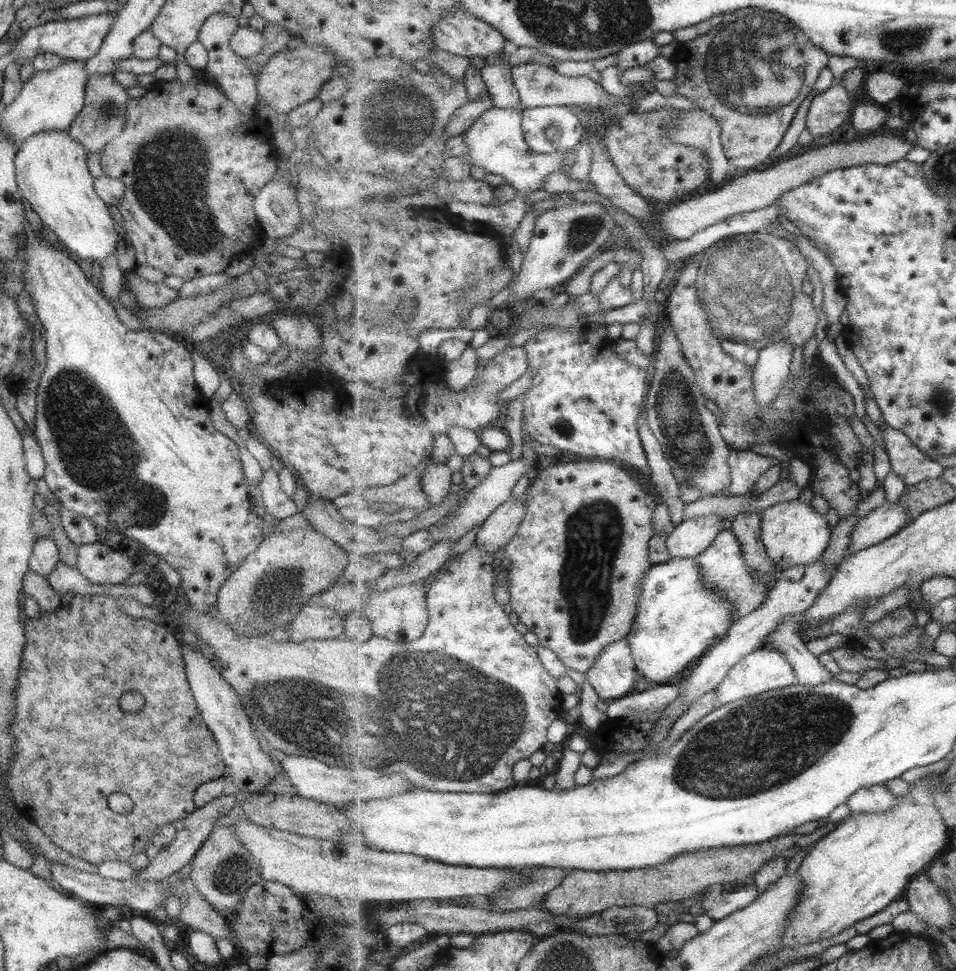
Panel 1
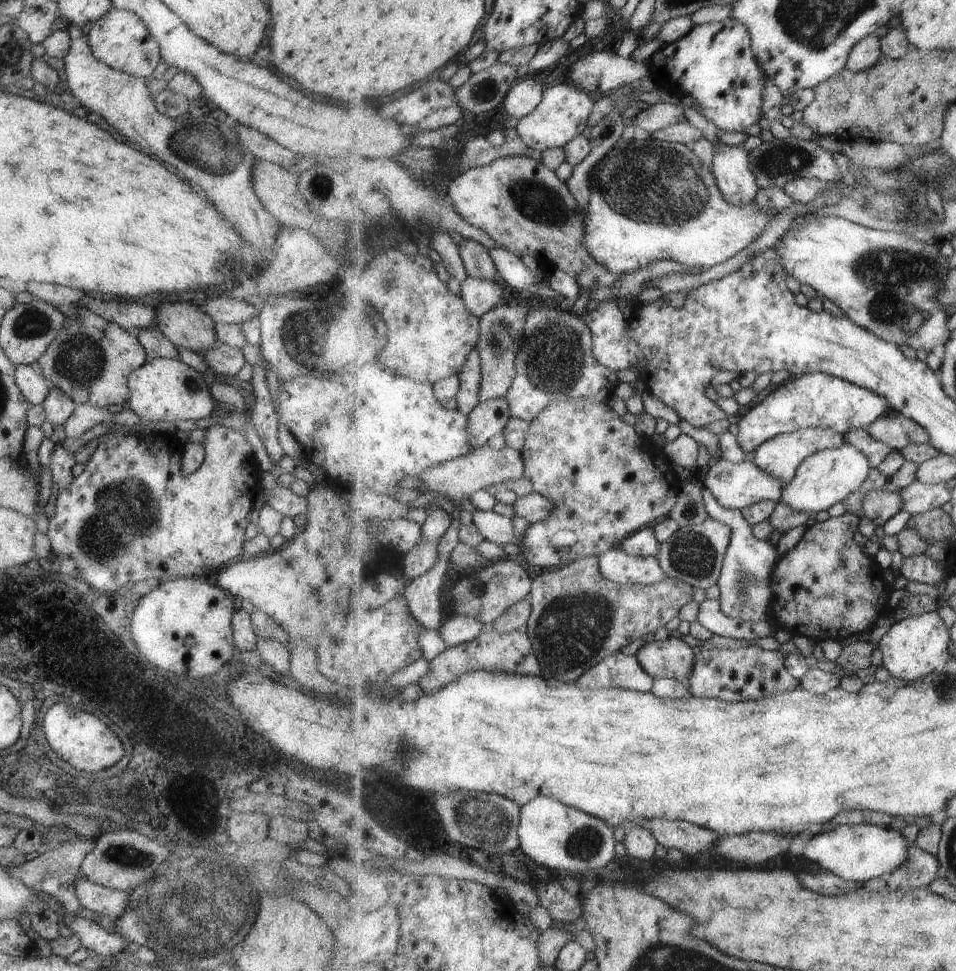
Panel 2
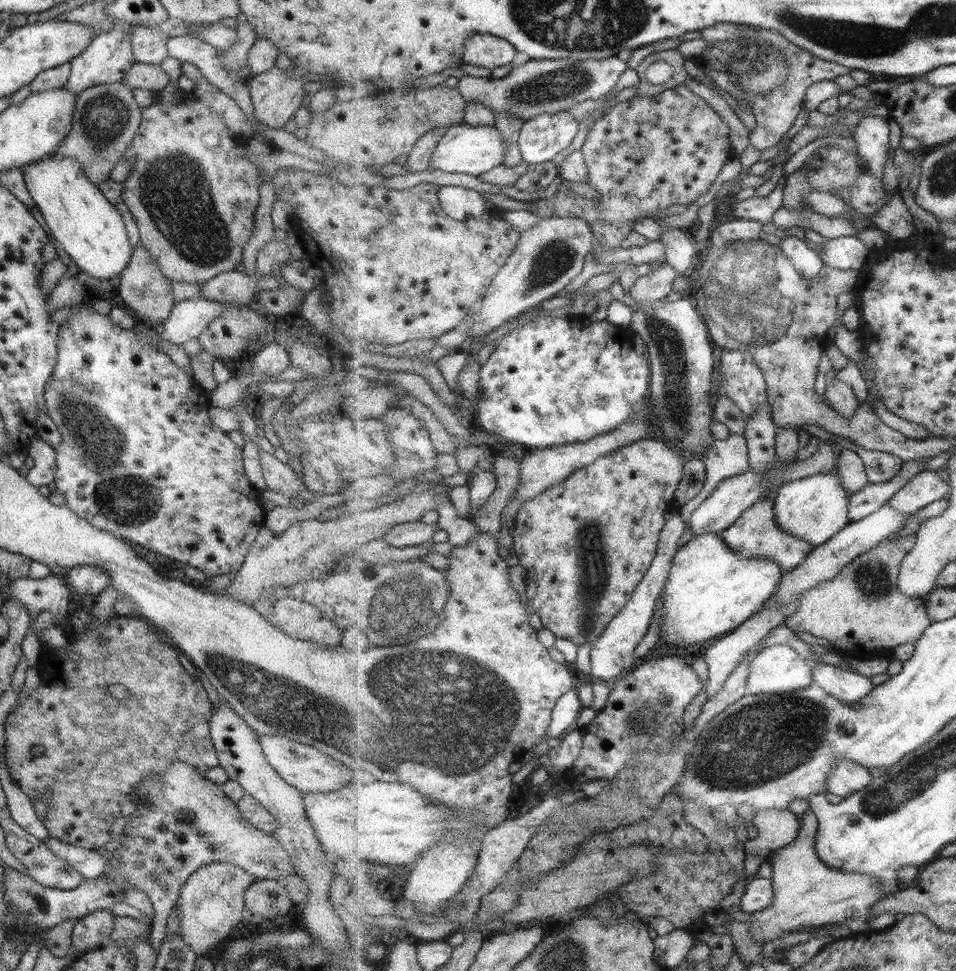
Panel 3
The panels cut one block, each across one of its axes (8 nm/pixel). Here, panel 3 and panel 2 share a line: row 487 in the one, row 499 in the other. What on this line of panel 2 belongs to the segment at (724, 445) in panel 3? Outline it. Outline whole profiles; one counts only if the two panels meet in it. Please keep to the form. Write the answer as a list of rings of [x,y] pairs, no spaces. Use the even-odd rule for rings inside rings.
[[[706,486],[703,497],[710,517],[733,528],[733,544],[727,552],[725,568],[719,580],[723,592],[719,596],[722,612],[729,617],[740,617],[744,620],[769,620],[770,603],[774,597],[770,588],[770,577],[778,562],[776,546],[773,546],[769,539],[757,538],[754,526],[748,522],[742,510],[722,506],[716,495]]]

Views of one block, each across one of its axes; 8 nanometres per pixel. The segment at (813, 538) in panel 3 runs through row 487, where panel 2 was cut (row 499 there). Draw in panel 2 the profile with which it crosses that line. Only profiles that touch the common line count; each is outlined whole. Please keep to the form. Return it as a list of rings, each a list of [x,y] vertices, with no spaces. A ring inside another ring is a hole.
[[[847,443],[835,449],[824,449],[809,456],[801,464],[797,475],[785,488],[782,502],[796,510],[816,514],[821,510],[827,511],[833,504],[842,501],[857,491],[872,472],[870,457],[856,445]]]

